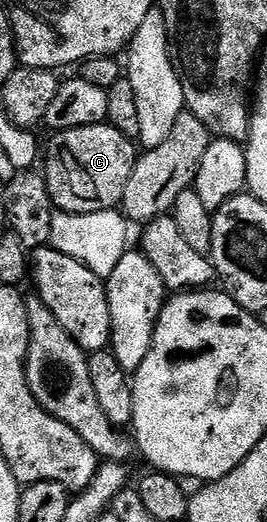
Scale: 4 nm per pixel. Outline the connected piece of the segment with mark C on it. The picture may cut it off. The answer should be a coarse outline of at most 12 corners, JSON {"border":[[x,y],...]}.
{"border":[[107,123],[51,136],[42,172],[62,213],[116,209],[136,166]]}

